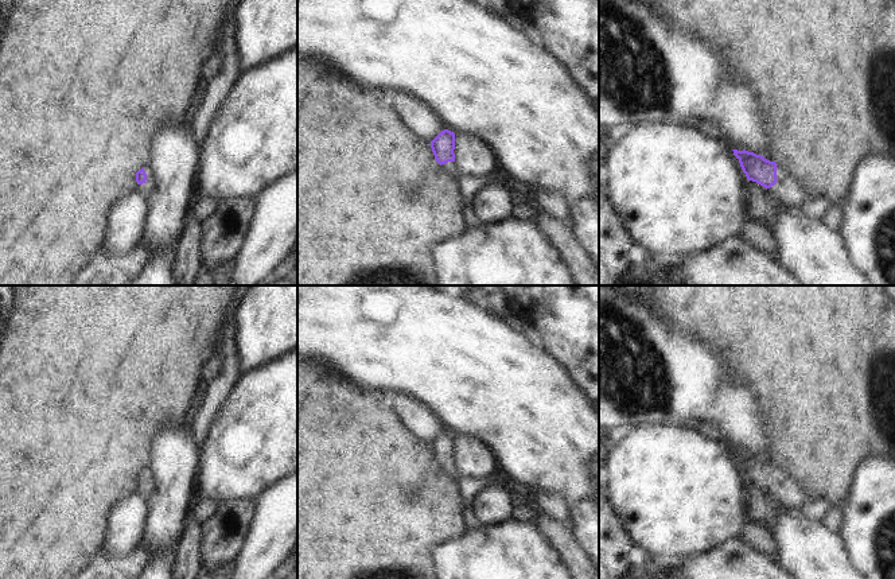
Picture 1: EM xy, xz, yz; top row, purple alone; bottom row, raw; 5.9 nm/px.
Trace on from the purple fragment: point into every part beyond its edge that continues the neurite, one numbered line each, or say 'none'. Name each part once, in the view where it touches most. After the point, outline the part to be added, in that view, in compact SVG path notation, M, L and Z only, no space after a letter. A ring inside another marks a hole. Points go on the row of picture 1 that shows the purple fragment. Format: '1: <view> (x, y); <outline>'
1: yz (788, 190); M777 166L777 183L771 186L770 190L787 206L803 209L806 205L817 201L812 198L806 189L781 166Z

